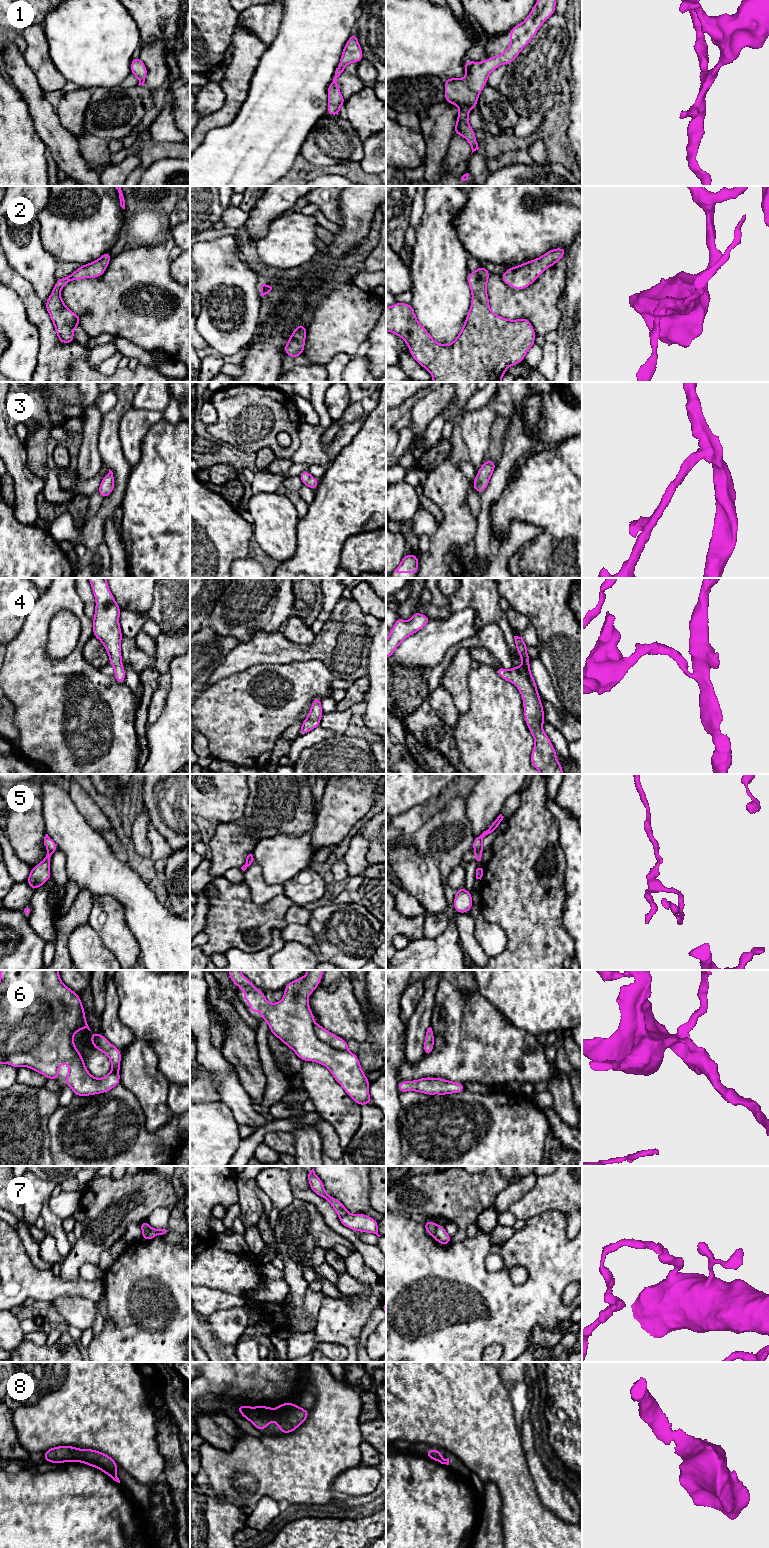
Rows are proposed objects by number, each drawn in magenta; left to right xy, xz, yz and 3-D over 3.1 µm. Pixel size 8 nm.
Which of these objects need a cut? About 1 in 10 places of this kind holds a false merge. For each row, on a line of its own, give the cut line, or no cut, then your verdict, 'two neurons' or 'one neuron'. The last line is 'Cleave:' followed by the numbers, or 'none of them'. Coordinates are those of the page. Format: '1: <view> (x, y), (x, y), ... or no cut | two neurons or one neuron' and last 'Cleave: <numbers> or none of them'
1: no cut | one neuron
2: no cut | one neuron
3: no cut | one neuron
4: no cut | one neuron
5: yz (481, 849), (476, 853) | two neurons
6: no cut | one neuron
7: yz (437, 1226), (433, 1236) | two neurons
8: no cut | one neuron
Cleave: 5, 7

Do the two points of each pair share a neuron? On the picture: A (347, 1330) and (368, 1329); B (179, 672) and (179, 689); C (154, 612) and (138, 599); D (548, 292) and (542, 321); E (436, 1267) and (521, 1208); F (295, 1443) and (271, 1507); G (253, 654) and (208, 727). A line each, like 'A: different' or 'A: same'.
A: different
B: same
C: different
D: same
E: different
F: different
G: different

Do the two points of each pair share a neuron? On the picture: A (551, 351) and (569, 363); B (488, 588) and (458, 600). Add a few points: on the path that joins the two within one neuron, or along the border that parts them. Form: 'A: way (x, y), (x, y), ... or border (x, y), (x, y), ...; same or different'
A: border (555, 342), (557, 371); different
B: way (481, 588), (465, 597); same

